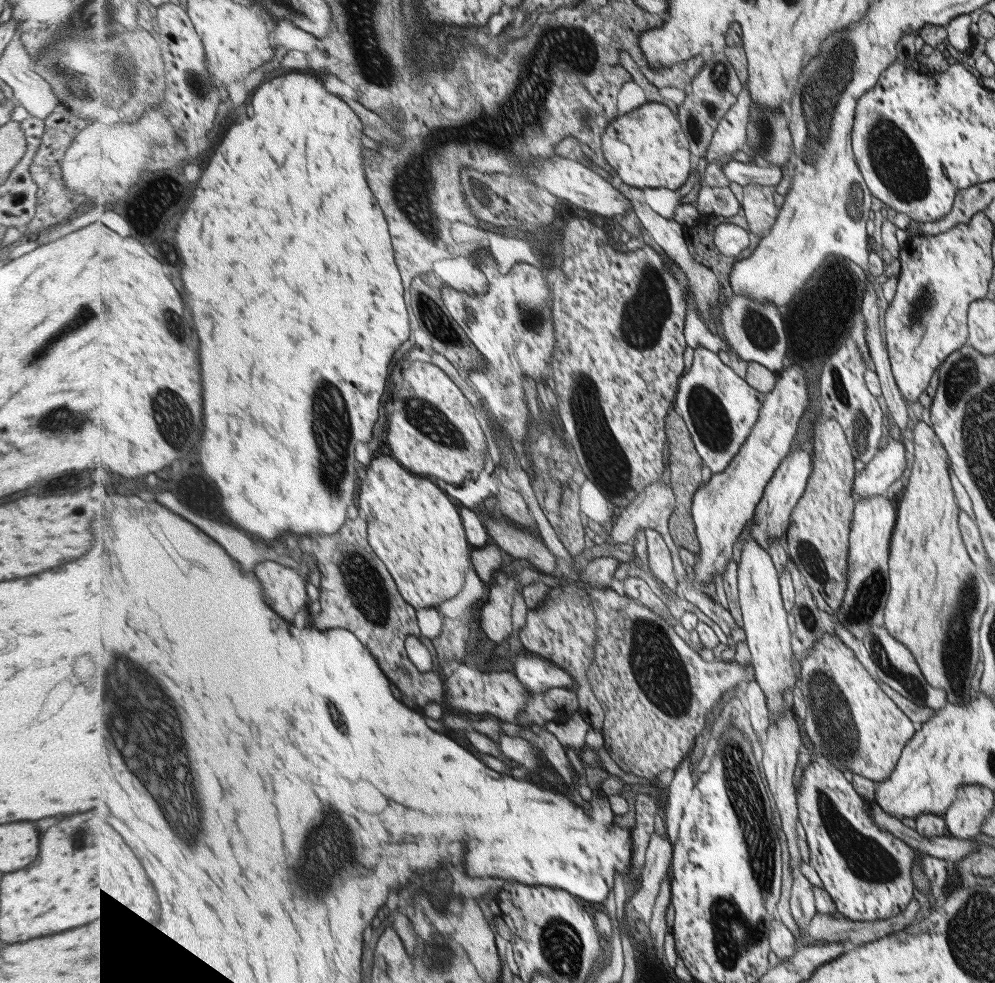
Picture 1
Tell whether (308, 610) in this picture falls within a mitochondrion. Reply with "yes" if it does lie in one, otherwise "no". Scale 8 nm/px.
no

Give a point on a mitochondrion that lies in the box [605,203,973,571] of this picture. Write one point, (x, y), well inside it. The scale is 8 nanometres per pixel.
(646, 314)

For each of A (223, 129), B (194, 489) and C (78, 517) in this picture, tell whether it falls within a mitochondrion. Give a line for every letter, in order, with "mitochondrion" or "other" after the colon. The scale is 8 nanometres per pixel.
A: other
B: mitochondrion
C: other

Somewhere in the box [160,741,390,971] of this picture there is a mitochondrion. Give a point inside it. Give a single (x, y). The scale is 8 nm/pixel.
(334, 846)

